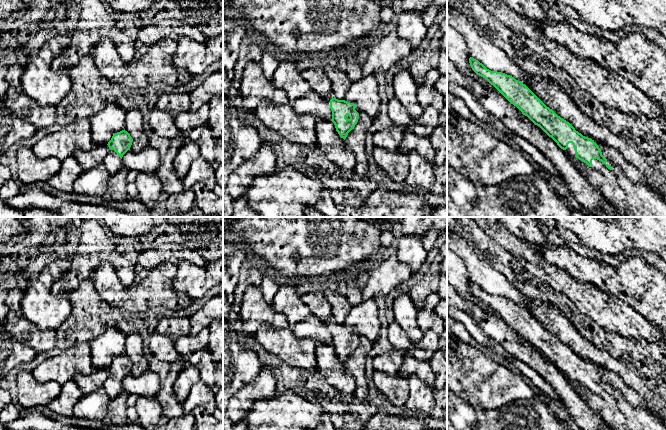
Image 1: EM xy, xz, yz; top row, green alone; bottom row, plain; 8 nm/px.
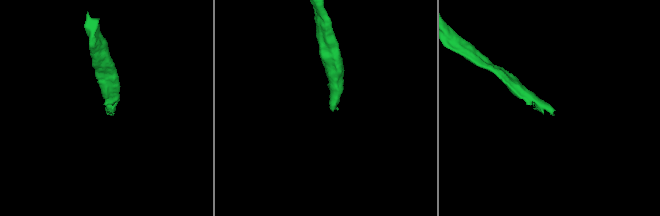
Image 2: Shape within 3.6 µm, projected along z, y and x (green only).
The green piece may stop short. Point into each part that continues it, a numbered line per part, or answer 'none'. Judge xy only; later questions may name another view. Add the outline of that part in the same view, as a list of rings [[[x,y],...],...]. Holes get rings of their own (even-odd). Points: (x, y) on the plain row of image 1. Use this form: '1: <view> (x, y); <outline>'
1: xy (113, 387); [[[114,374],[109,375],[104,382],[103,387],[109,399],[117,397],[123,391],[122,383]]]

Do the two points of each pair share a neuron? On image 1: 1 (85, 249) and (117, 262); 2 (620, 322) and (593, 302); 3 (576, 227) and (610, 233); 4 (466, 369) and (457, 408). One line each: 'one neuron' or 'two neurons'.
1: one neuron
2: one neuron
3: one neuron
4: two neurons

